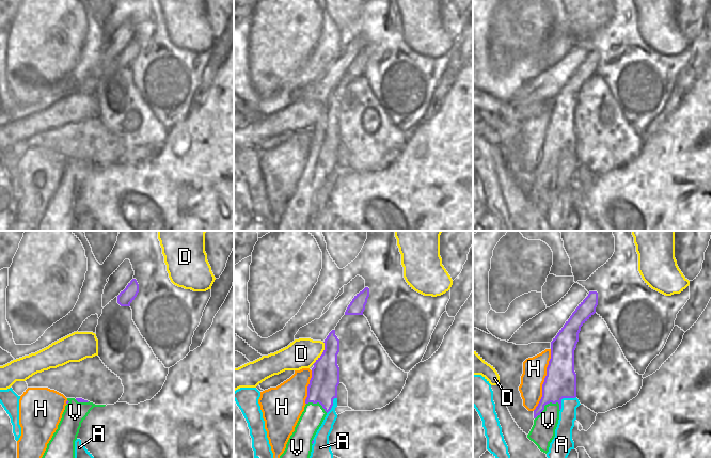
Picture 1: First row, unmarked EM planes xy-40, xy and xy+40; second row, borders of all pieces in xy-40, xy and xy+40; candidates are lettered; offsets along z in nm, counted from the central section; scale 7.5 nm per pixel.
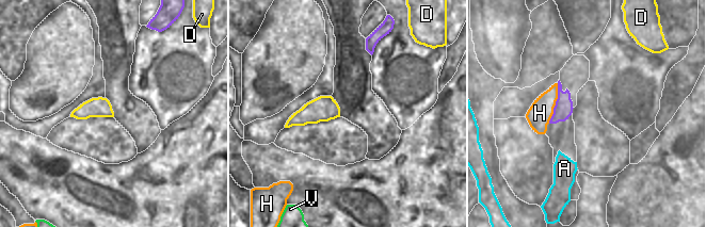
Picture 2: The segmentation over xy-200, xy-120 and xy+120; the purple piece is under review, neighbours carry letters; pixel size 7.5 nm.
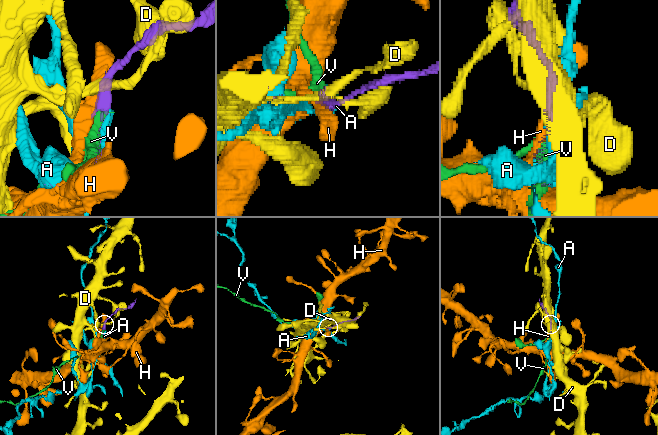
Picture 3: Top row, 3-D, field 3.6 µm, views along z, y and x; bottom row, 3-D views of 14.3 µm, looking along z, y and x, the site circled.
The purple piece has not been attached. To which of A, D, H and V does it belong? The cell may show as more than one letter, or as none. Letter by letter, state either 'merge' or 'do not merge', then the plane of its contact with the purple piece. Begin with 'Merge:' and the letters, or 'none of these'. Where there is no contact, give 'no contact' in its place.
Merge: V
A: do not merge; meets purple in xy+40
D: do not merge; meets purple in xy
H: do not merge; meets purple in xy+40
V: merge; meets purple in xy+40

